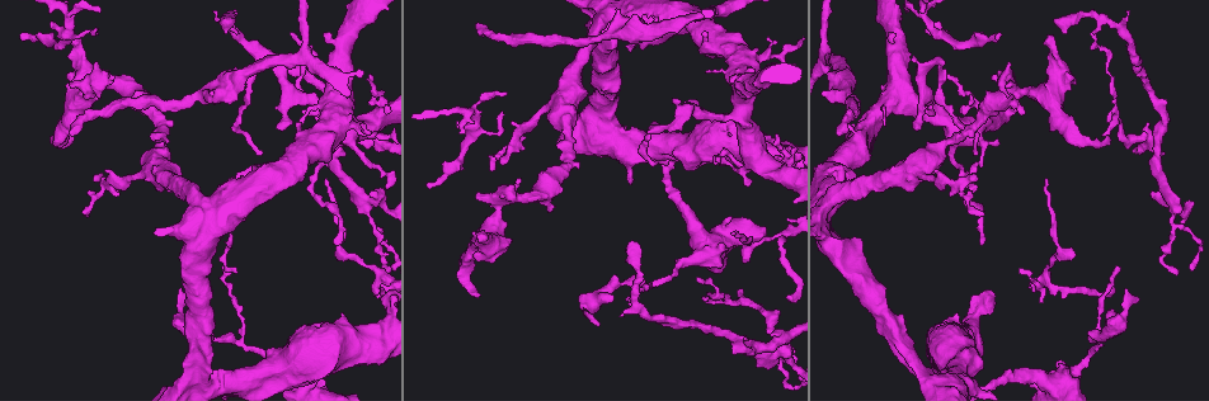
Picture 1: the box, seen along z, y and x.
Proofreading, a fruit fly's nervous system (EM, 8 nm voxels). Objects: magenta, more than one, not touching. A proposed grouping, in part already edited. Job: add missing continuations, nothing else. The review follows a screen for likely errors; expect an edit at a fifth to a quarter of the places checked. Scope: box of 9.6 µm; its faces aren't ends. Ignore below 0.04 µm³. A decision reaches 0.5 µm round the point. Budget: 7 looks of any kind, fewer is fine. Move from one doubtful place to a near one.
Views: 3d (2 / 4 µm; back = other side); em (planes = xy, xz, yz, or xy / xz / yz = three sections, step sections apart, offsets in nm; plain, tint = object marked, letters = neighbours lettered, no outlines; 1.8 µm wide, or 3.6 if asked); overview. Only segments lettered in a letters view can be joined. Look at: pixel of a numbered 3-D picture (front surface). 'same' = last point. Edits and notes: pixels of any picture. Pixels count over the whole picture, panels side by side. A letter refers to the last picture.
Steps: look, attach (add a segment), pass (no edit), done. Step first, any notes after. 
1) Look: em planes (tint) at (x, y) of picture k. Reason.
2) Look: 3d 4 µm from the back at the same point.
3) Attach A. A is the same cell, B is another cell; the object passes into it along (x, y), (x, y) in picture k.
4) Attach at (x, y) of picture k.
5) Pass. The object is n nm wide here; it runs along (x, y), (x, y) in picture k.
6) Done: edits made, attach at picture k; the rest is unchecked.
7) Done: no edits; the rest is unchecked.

Look: em planes (letters) at (217, 90) of picture 1. Sudden change in width.

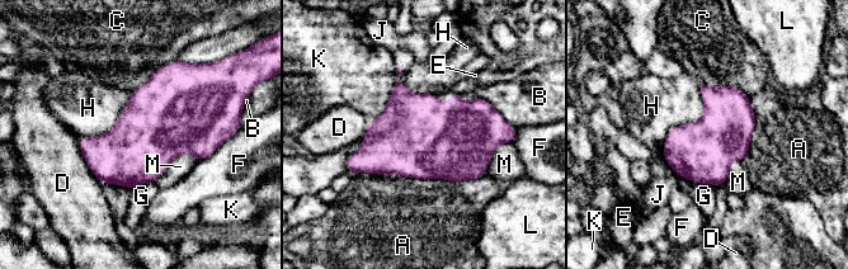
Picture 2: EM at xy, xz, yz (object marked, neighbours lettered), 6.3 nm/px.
Pass. The longest contact is with A, 800 nm; A, B, C, D, E, F, G, H, J, K, L and M are other cells; no lettered segment goes on from it.

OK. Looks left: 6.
Look: em 3.6 µm planes (letters) at (476, 27) of picture 1.

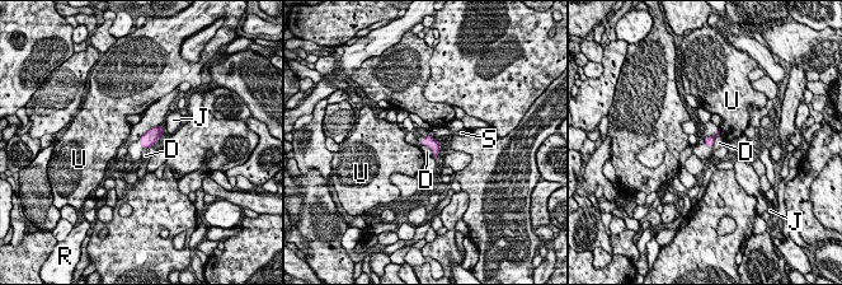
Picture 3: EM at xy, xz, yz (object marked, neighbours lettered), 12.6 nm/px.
Attach R. The object is 130 nm wide here; R is the same cell, D, J, S and U are other cells; the object passes into it along (428, 141), (423, 141), (419, 143) in picture 3; the neuron continues.

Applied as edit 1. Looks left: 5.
Look: em yz step 8 (letters) at (142, 114) of picture 1. An open end.

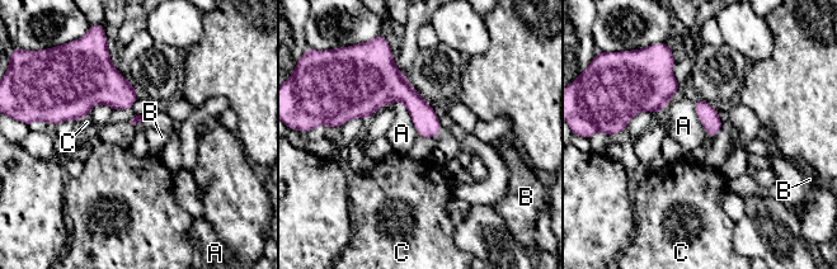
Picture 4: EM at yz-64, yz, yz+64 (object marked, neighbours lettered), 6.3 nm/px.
Pass. A, B and C are other cells; it runs along (348, 114), (403, 94), (437, 130) in picture 4; none of them fits.

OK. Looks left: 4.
Done: edits made, attach at picture 3; the rest is unchecked.

